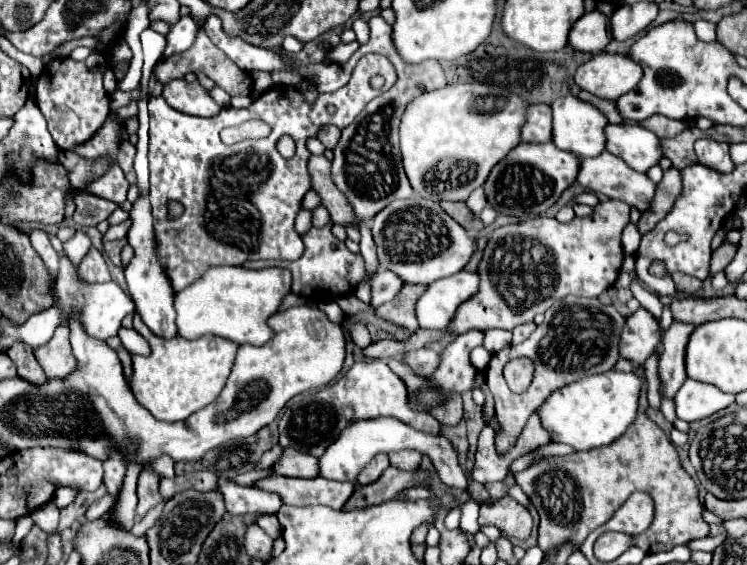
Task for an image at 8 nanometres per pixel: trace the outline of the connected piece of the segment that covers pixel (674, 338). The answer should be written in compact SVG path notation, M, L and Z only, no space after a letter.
M674 322L664 332L664 352L660 354L658 364L658 378L660 378L660 390L666 398L674 398L678 388L686 380L686 368L684 368L684 350L688 344L688 338L692 334L692 326L686 326L682 322Z

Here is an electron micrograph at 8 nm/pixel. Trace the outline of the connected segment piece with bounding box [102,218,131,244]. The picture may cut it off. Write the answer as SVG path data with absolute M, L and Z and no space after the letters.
M129 218L119 225L110 226L104 236L102 236L102 242L106 244L109 241L126 238L130 226L131 222Z

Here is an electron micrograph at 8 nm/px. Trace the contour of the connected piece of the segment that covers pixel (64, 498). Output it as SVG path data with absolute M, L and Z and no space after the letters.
M60 488L55 492L52 502L54 502L59 509L62 509L74 502L76 497L77 492L75 490L71 488Z

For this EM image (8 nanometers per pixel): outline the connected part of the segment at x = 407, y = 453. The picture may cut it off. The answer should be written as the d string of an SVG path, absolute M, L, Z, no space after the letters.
M404 448L404 450L398 450L398 452L392 452L390 454L390 462L398 468L416 468L420 462L422 462L422 454L416 452L416 450L410 450L410 448Z

